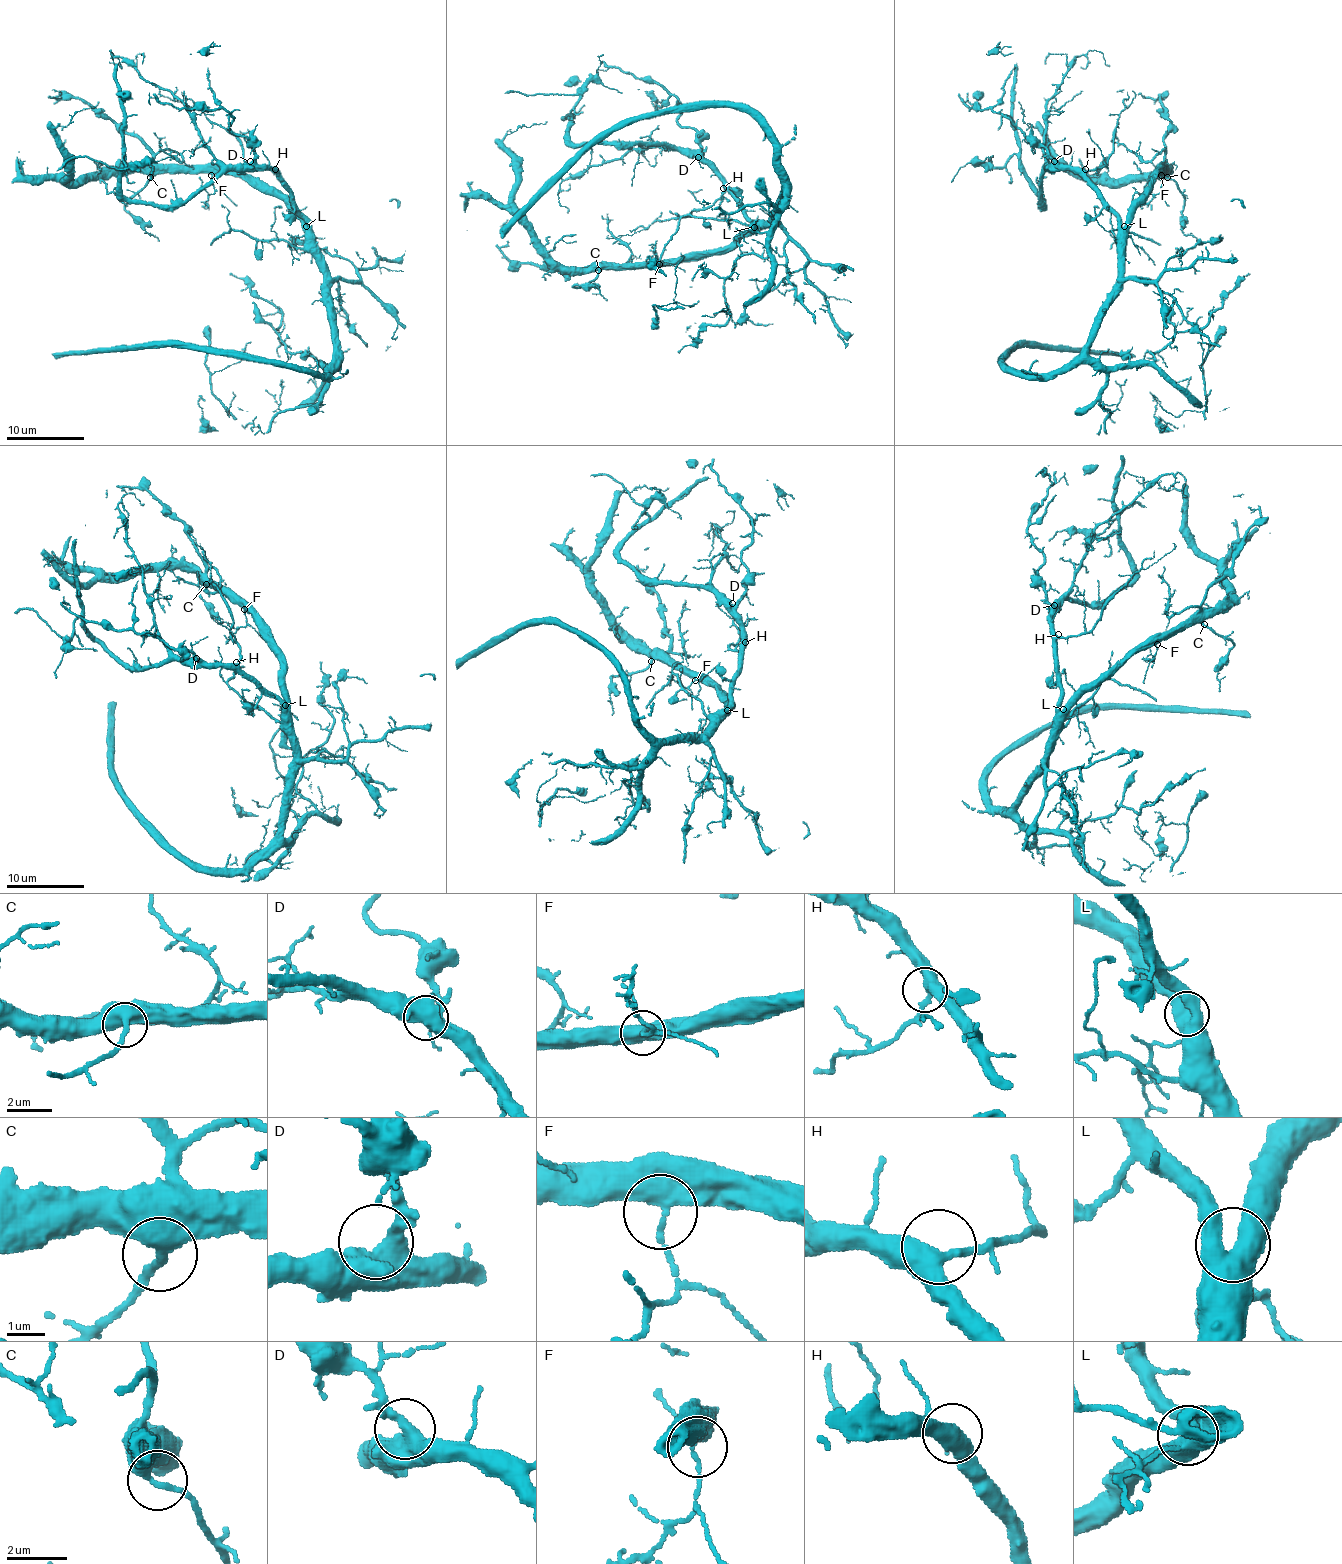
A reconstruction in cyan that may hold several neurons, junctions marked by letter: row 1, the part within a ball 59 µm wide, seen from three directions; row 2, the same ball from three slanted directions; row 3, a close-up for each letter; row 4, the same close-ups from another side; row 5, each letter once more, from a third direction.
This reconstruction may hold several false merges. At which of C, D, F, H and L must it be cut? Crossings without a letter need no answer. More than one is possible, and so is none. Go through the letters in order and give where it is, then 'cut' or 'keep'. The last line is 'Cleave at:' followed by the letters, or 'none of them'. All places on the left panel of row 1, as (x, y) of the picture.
C: (150, 177) | keep
D: (250, 161) | keep
F: (211, 175) | keep
H: (275, 169) | keep
L: (306, 226) | keep
Cleave at: none of them

